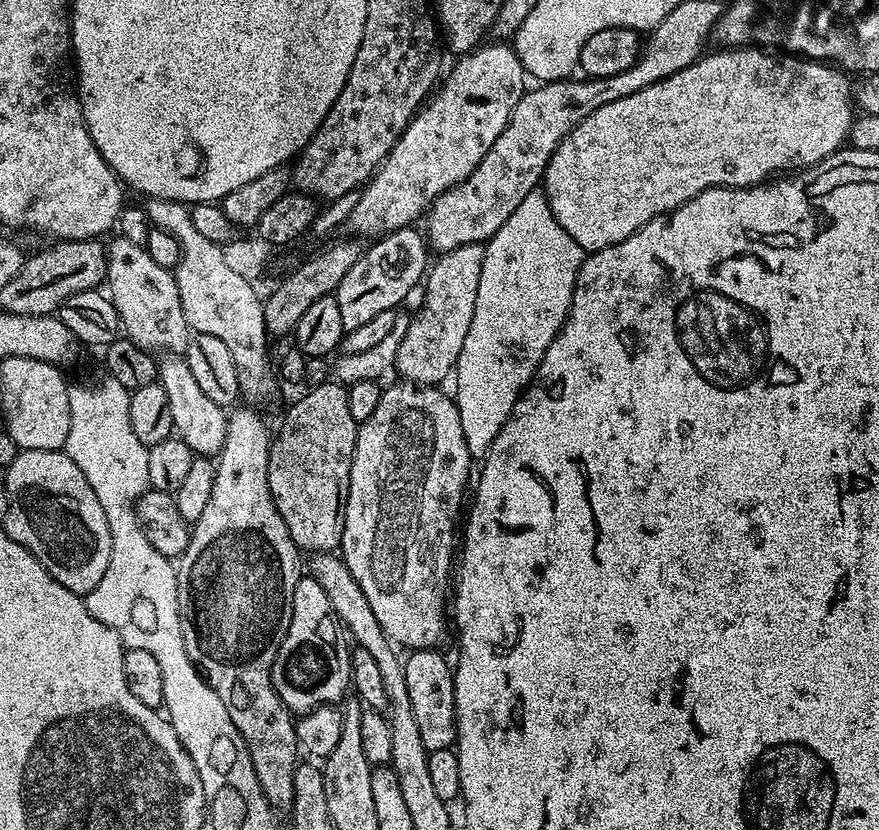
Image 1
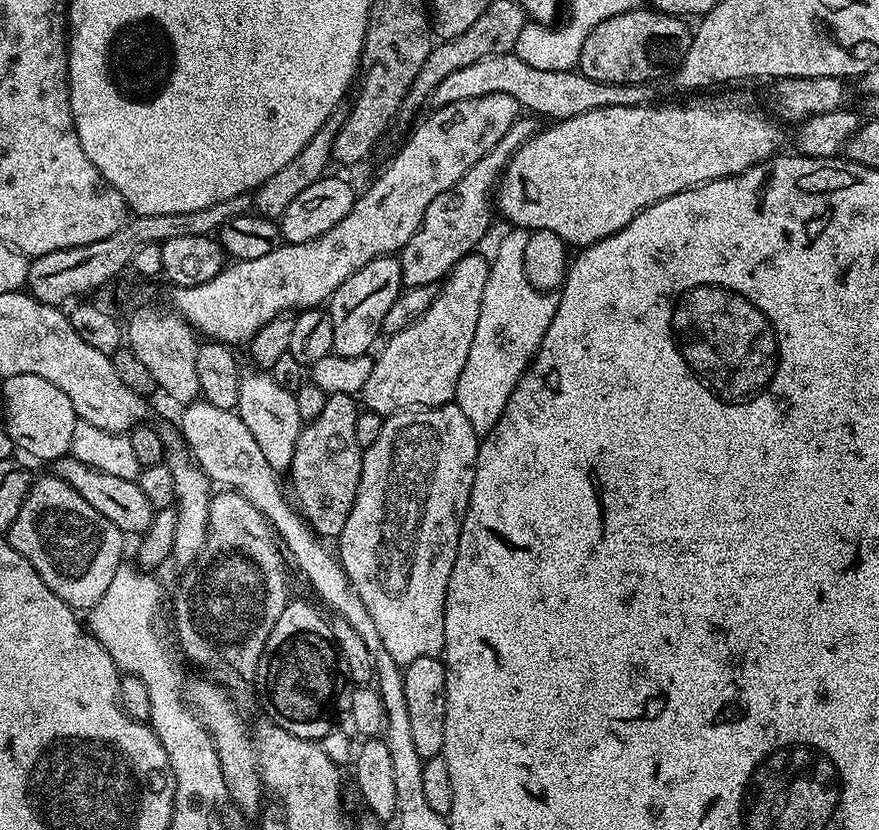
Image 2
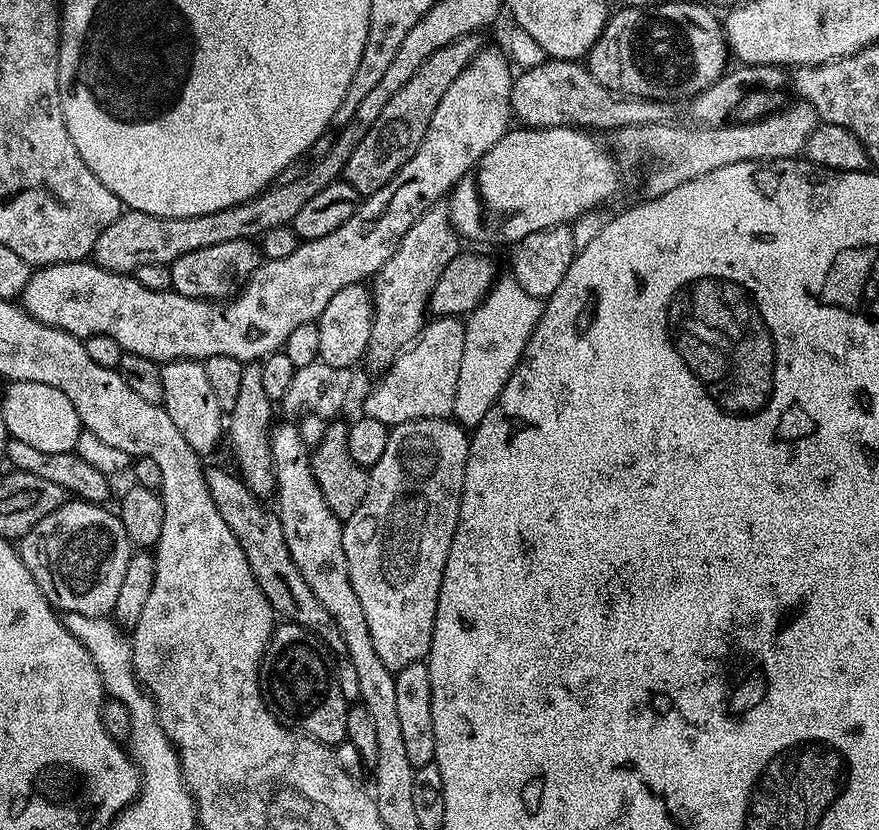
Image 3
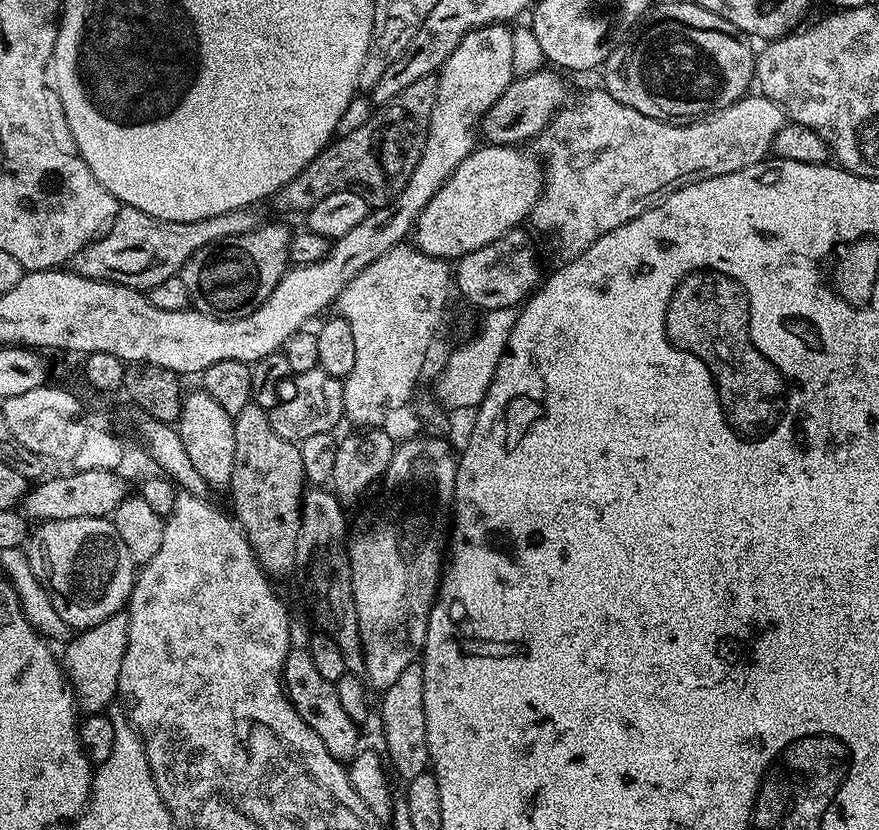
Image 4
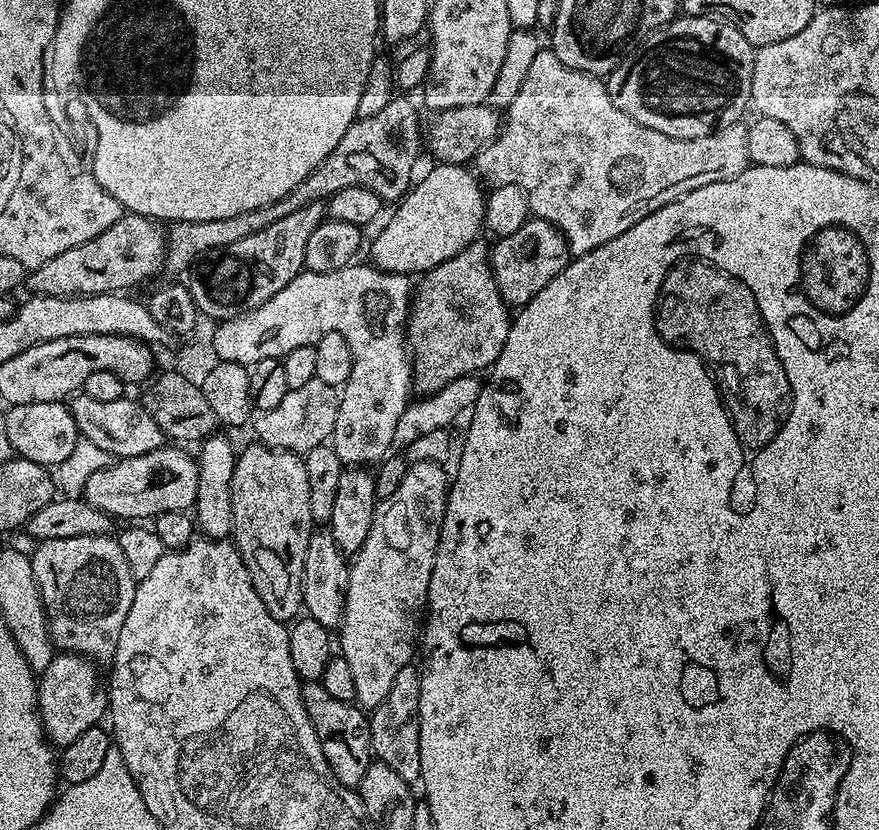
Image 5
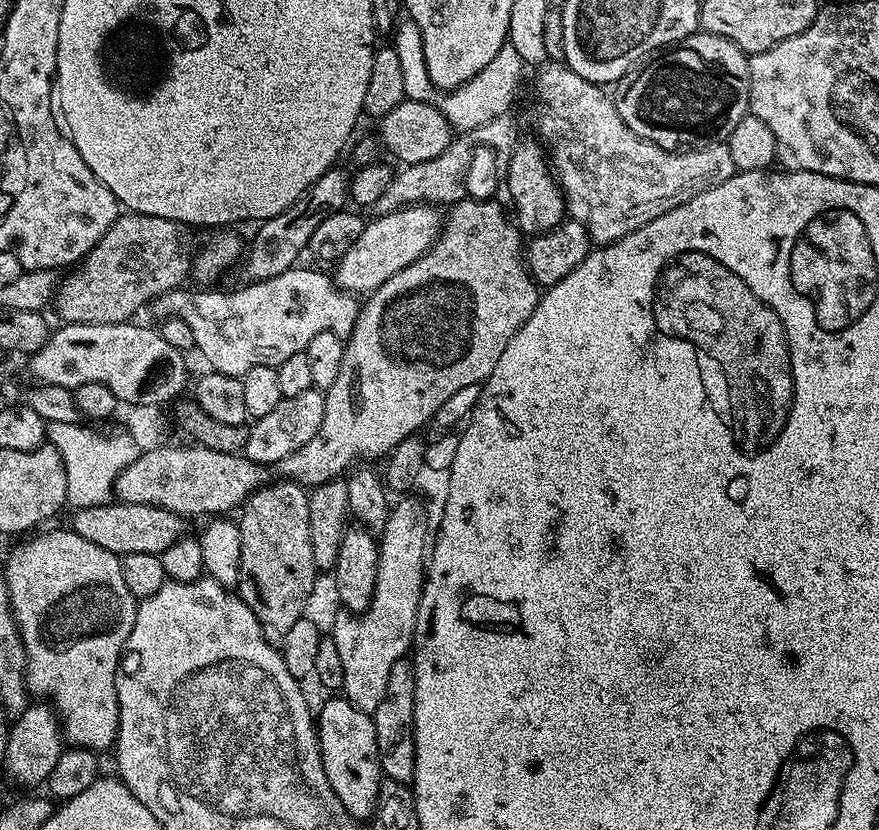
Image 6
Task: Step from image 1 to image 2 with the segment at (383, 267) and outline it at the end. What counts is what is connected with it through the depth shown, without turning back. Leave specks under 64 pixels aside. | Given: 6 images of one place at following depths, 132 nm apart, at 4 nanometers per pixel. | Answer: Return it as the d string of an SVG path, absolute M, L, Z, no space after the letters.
M395 255L379 256L374 262L366 262L358 270L358 274L350 274L342 286L338 286L332 299L327 301L326 311L330 314L330 322L334 322L335 355L342 358L358 358L367 356L373 350L372 343L382 332L382 318L394 306L394 298L398 298L402 291L404 279L402 266Z

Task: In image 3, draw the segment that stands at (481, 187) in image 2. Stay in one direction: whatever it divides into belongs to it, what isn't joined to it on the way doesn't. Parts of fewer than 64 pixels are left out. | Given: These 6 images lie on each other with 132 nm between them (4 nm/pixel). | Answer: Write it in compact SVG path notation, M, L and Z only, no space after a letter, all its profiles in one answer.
M447 203L435 204L433 208L426 210L426 214L422 218L418 218L418 222L414 222L414 226L410 226L410 230L406 230L400 248L390 258L390 262L386 262L376 273L374 283L370 288L372 293L372 333L368 343L367 359L373 360L379 367L378 369L386 369L392 360L412 344L421 333L421 329L426 324L428 299L434 290L434 282L438 282L438 278L442 278L442 270L446 270L446 266L450 266L452 259L459 256L461 251L462 237L452 224Z

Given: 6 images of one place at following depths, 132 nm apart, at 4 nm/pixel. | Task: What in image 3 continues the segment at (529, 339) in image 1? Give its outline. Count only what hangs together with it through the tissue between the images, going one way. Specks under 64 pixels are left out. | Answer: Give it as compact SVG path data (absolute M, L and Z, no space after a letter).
M511 274L501 275L486 298L467 317L462 366L459 367L457 390L451 415L465 429L475 429L486 418L486 410L498 402L502 386L518 366L528 345L530 334L544 312L545 301L525 292Z

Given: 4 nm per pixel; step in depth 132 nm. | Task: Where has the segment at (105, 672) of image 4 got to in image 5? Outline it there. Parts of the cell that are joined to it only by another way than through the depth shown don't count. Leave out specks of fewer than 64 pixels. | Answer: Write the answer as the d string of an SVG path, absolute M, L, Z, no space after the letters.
M61 651L53 655L50 666L46 666L44 672L39 673L36 686L36 697L40 707L40 721L44 723L44 735L57 749L63 750L70 742L78 742L86 730L97 727L100 719L105 719L108 712L108 694L105 685L100 685L100 676L96 673L97 665L89 657L78 656L75 652Z

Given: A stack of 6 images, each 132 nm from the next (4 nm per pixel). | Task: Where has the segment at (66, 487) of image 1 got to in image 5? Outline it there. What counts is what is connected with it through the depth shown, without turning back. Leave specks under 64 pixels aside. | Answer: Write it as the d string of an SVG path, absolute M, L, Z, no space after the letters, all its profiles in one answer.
M111 535L54 538L39 541L35 547L36 552L31 553L34 578L48 615L53 645L96 662L111 661L138 583L126 566L119 539Z

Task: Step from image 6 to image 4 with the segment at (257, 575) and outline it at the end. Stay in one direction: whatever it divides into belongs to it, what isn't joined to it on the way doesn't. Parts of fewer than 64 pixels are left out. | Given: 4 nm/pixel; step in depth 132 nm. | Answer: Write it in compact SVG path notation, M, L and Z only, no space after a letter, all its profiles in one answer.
M248 404L234 418L234 474L230 493L236 507L234 519L269 577L284 576L295 569L300 501L305 491L306 479L297 445L274 434L265 409Z

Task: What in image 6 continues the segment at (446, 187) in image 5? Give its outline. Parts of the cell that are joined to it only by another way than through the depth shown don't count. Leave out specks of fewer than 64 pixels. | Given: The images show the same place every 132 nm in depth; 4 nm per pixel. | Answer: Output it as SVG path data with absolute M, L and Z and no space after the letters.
M414 204L399 208L397 212L377 215L377 220L369 219L358 237L358 242L354 242L354 246L350 246L350 250L346 250L346 254L342 254L335 265L336 287L353 294L367 294L382 286L386 278L394 278L398 270L414 263L422 253L432 247L442 231L442 216L436 211L435 207L426 204Z

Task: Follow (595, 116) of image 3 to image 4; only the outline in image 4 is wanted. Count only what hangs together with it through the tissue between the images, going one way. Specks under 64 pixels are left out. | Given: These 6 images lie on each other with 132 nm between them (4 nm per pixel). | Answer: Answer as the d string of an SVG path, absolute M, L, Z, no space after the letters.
M541 66L536 72L513 78L510 86L506 86L502 98L498 98L498 102L494 102L492 109L484 115L483 139L490 144L513 146L523 145L523 140L535 141L540 131L555 118L556 113L569 103L568 84L559 75L563 76L551 67Z

